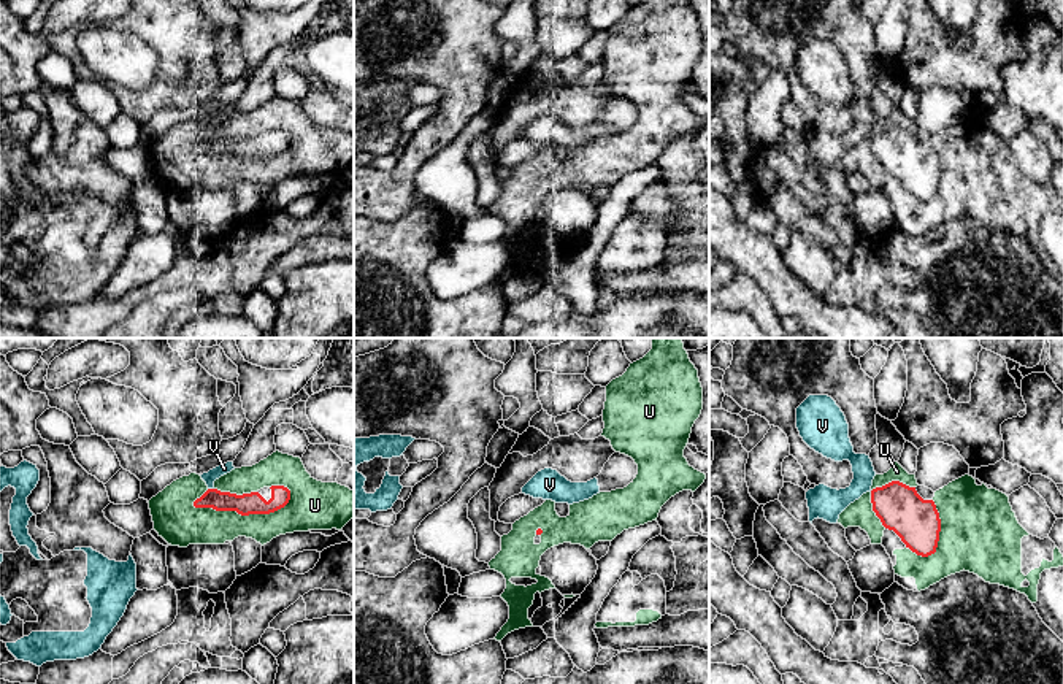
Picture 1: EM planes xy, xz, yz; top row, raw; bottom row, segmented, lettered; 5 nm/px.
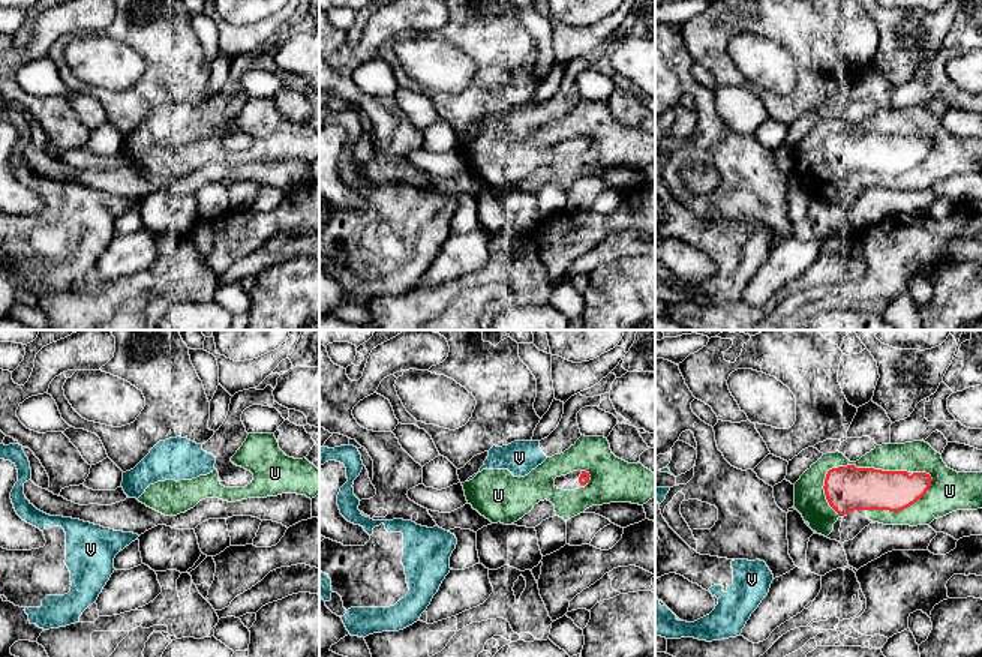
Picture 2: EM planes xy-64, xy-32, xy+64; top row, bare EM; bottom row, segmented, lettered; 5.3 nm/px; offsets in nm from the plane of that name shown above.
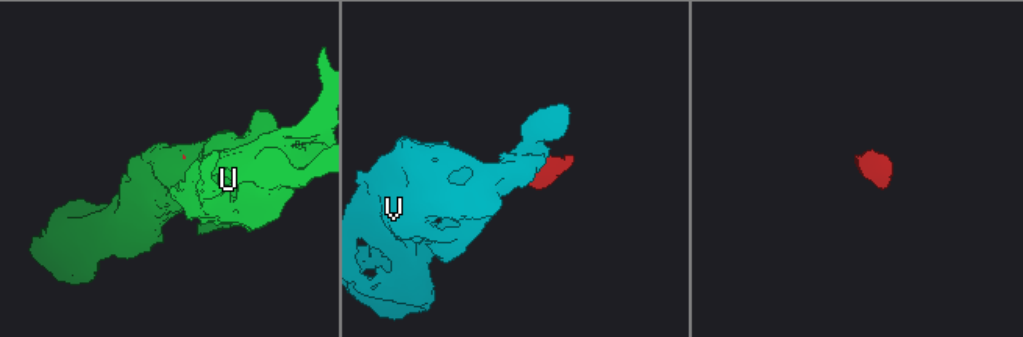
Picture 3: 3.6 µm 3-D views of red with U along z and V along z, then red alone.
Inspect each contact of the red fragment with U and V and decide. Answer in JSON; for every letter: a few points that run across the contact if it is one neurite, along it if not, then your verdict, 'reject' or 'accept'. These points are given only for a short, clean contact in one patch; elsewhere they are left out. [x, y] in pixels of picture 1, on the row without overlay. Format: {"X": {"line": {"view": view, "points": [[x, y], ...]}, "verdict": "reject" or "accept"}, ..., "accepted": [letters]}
{"U": {"verdict": "reject"}, "V": {"verdict": "accept"}, "accepted": ["V"]}

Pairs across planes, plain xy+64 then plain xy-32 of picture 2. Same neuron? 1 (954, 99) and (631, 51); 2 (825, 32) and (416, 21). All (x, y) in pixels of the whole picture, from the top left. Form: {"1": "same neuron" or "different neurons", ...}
{"1": "different neurons", "2": "different neurons"}

